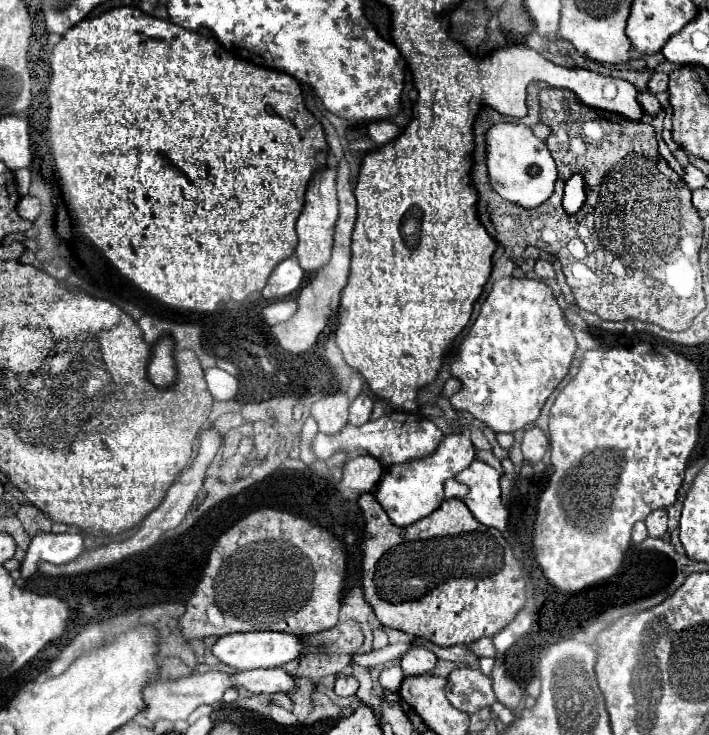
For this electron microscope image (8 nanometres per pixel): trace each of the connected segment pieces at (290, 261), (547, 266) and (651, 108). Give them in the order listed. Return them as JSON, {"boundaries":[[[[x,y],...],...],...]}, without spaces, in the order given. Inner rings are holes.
{"boundaries":[[[[294,256],[286,258],[268,278],[262,296],[266,300],[276,300],[276,298],[284,298],[290,296],[292,292],[296,292],[304,282],[304,270],[300,268],[298,260]]],[[[536,260],[534,272],[536,272],[536,276],[542,278],[542,280],[552,280],[552,278],[554,278],[554,268],[552,268],[552,264],[546,262],[546,260]]],[[[640,92],[638,102],[640,102],[640,106],[644,108],[644,112],[646,112],[646,114],[656,116],[656,114],[662,110],[660,102],[658,102],[658,100],[656,100],[656,96],[654,96],[654,94],[650,94],[650,92]]]]}

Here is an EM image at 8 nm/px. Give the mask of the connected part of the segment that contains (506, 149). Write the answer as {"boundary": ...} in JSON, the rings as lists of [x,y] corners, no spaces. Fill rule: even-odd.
{"boundary":[[[500,122],[492,124],[486,132],[486,168],[490,186],[504,200],[514,202],[522,208],[536,208],[544,204],[556,182],[556,164],[550,156],[546,144],[524,124],[520,122]]]}

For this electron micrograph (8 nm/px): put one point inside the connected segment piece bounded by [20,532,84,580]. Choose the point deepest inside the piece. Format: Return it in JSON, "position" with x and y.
{"position":[45,547]}

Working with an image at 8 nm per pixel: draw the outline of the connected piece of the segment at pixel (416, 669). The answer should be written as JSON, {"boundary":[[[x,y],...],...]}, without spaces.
{"boundary":[[[410,644],[410,650],[400,658],[400,664],[402,664],[402,670],[406,676],[418,676],[418,674],[426,674],[434,668],[436,656],[426,646]]]}

